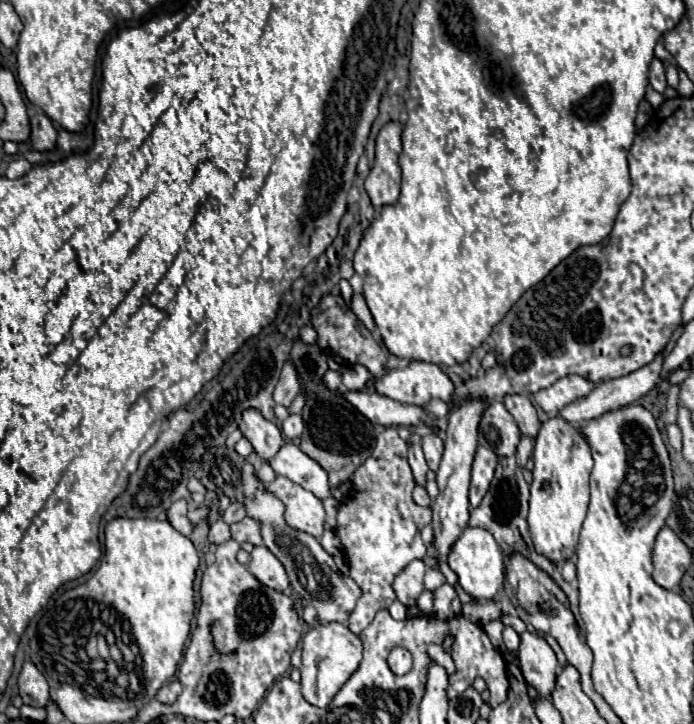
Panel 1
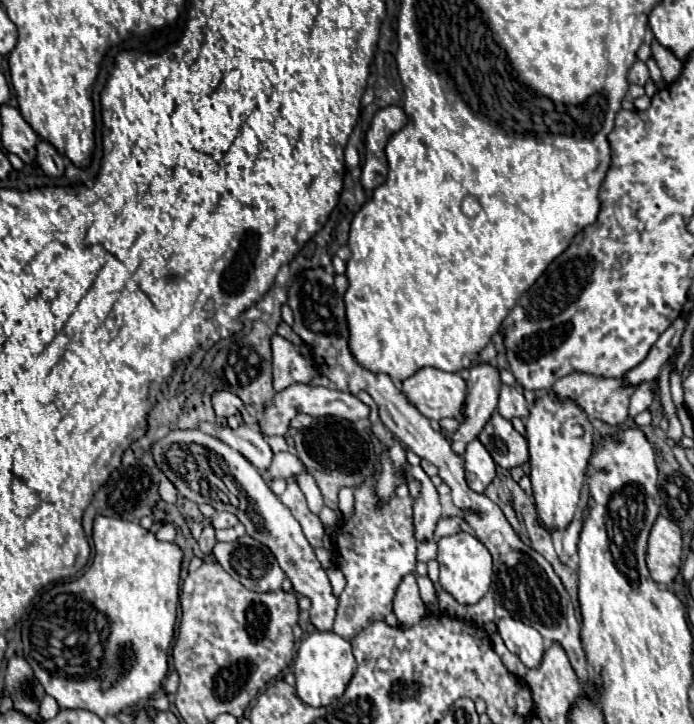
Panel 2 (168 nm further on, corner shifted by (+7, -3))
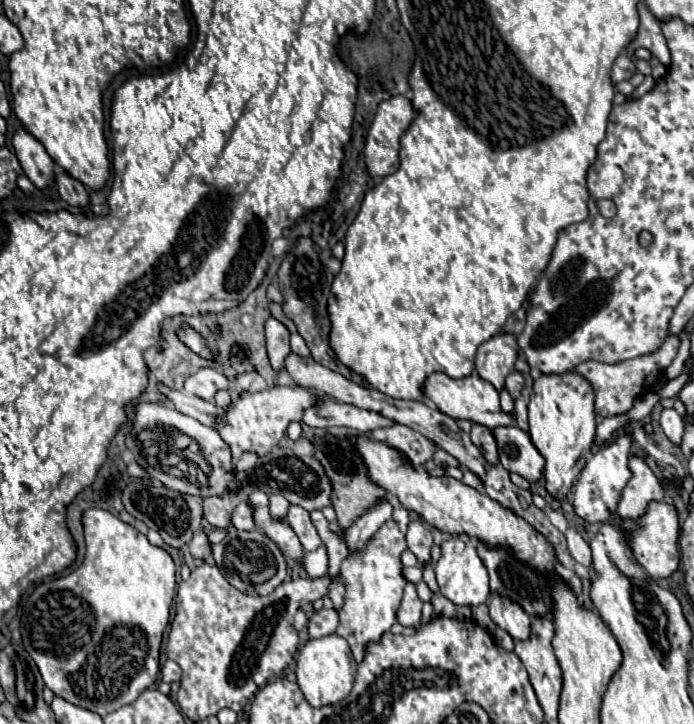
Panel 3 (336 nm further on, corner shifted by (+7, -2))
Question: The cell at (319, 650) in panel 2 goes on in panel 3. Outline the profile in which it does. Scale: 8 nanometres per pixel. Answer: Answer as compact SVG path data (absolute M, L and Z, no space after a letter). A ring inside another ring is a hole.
M329 634L323 638L309 640L299 650L295 674L297 674L297 684L303 692L303 696L307 698L307 702L311 706L319 708L319 706L327 706L327 704L337 704L349 696L353 682L355 682L355 674L357 674L357 662L353 660L353 654L349 652L347 640L337 634Z

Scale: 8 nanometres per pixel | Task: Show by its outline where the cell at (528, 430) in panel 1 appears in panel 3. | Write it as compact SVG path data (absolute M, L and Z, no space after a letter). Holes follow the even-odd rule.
M511 372L511 374L507 376L505 388L507 388L507 392L511 394L511 398L517 400L519 394L521 394L521 388L523 388L523 376L521 376L519 372Z

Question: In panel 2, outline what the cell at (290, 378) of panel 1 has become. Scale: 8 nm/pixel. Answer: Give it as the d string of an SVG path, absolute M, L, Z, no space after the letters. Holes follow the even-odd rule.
M273 335L271 351L275 391L283 391L293 383L311 383L311 379L317 375L313 361L301 357L297 347L291 341L285 341L281 335Z

